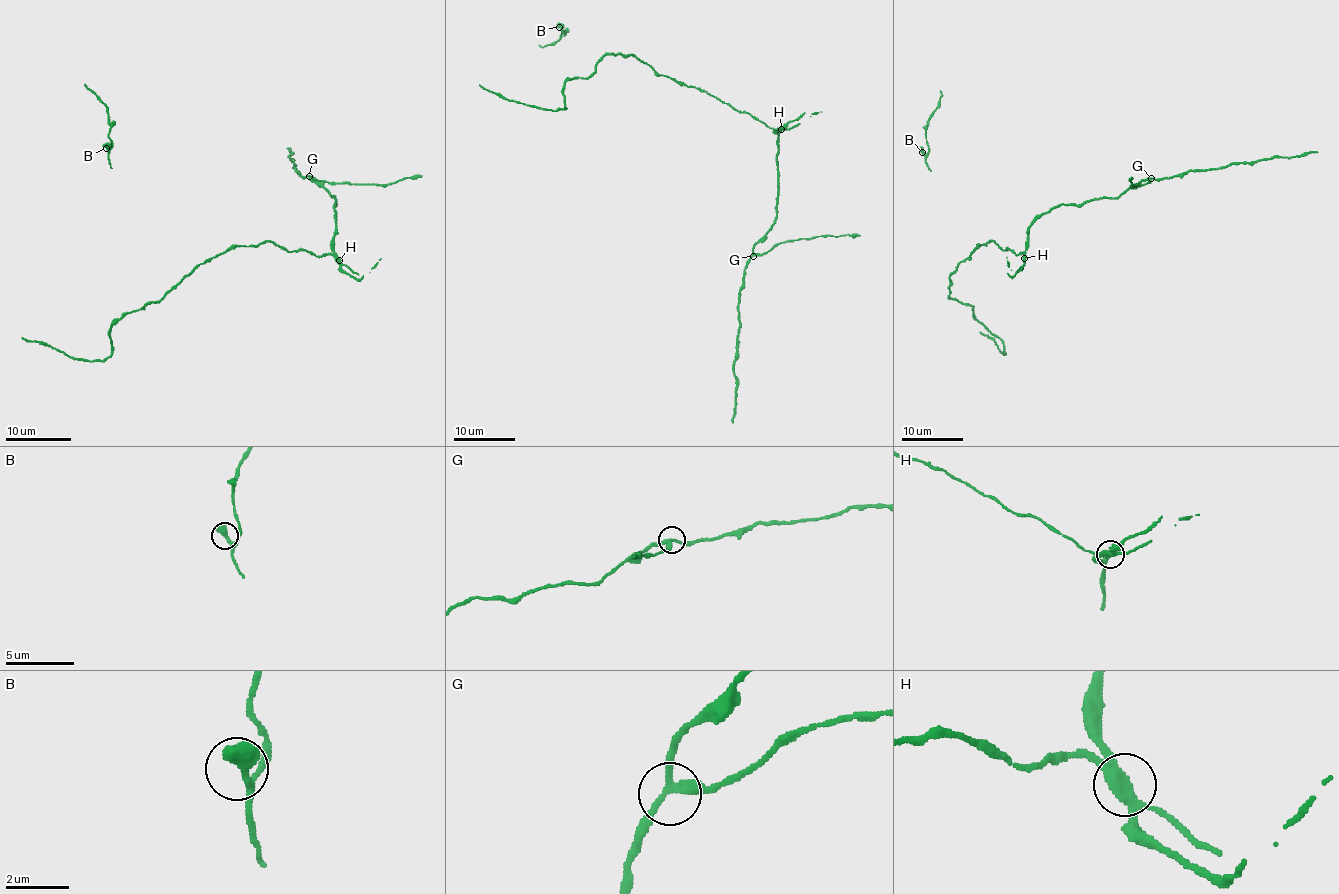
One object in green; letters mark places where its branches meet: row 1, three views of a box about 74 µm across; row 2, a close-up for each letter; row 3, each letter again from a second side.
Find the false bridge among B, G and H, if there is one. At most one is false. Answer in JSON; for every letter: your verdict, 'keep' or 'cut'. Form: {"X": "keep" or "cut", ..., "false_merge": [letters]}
{"B": "keep", "G": "keep", "H": "cut", "false_merge": ["H"]}

